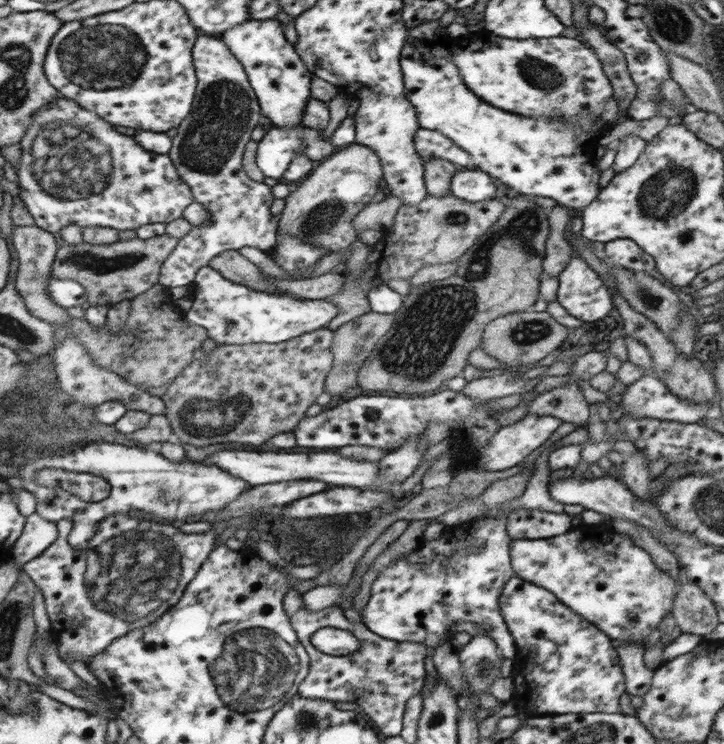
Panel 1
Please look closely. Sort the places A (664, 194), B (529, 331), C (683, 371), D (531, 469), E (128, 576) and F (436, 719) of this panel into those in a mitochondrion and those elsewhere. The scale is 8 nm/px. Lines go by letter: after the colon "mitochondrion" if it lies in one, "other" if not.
A: mitochondrion
B: mitochondrion
C: other
D: other
E: mitochondrion
F: other

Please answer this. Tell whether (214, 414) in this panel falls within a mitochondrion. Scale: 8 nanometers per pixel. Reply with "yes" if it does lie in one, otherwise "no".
yes

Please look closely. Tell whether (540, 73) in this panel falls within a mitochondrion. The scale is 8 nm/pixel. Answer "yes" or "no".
yes

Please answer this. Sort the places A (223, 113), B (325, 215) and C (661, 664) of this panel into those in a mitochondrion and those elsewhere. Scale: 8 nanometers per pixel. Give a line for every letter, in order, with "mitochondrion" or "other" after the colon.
A: mitochondrion
B: mitochondrion
C: other

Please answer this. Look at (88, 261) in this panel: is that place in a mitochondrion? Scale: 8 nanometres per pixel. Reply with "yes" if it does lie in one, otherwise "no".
yes

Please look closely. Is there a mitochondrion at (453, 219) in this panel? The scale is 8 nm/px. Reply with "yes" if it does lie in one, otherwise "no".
yes

